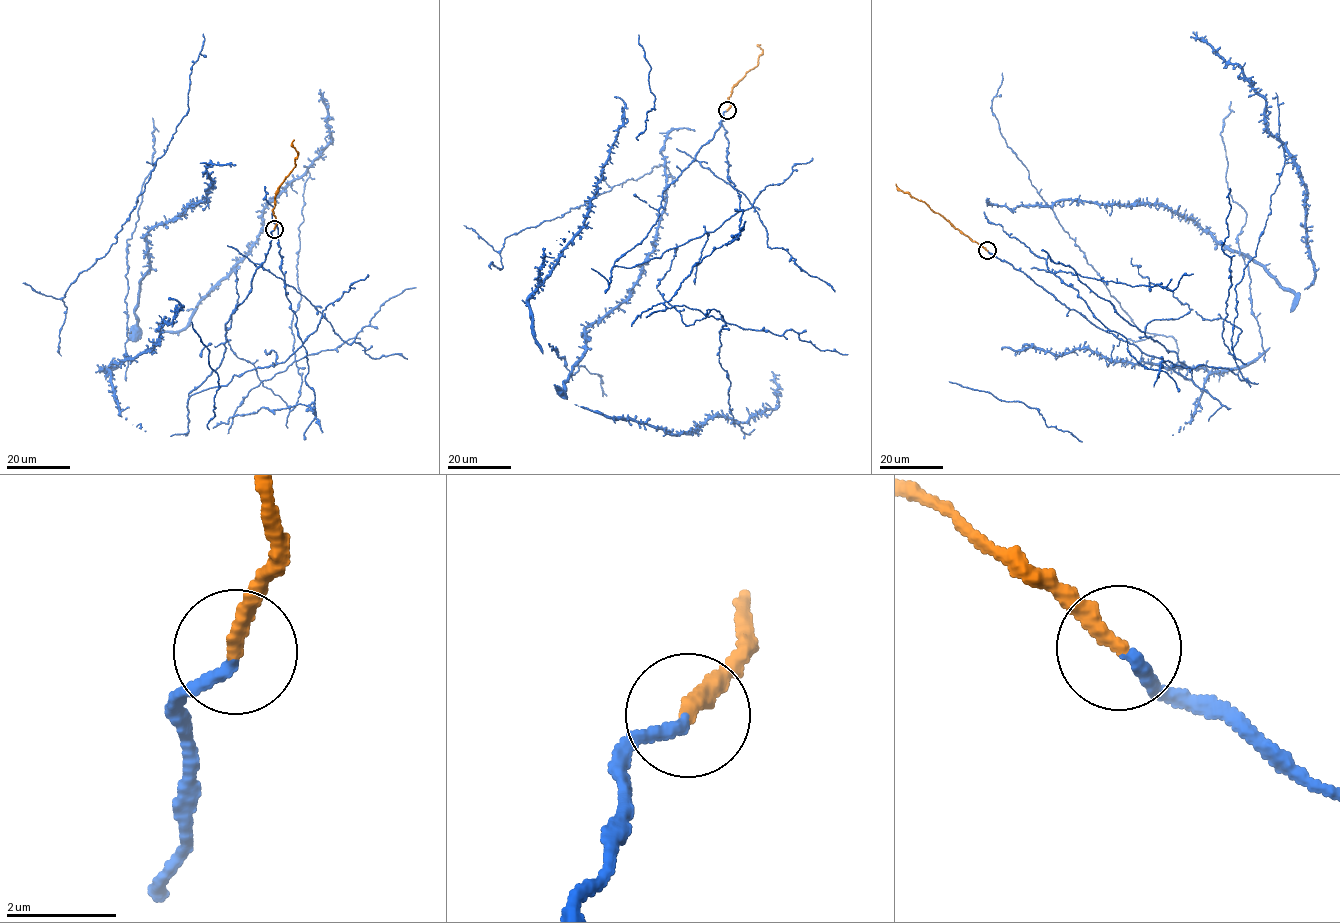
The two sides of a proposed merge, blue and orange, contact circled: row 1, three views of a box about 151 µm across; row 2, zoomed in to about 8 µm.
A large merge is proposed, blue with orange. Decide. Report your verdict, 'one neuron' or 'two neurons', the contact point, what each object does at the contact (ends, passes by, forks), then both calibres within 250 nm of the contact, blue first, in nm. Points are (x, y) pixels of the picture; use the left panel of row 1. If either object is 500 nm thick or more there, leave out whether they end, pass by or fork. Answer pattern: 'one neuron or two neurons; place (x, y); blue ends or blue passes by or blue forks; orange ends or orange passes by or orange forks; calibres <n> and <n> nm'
two neurons; place (274, 229); blue ends; orange ends; calibres 240 and 280 nm

